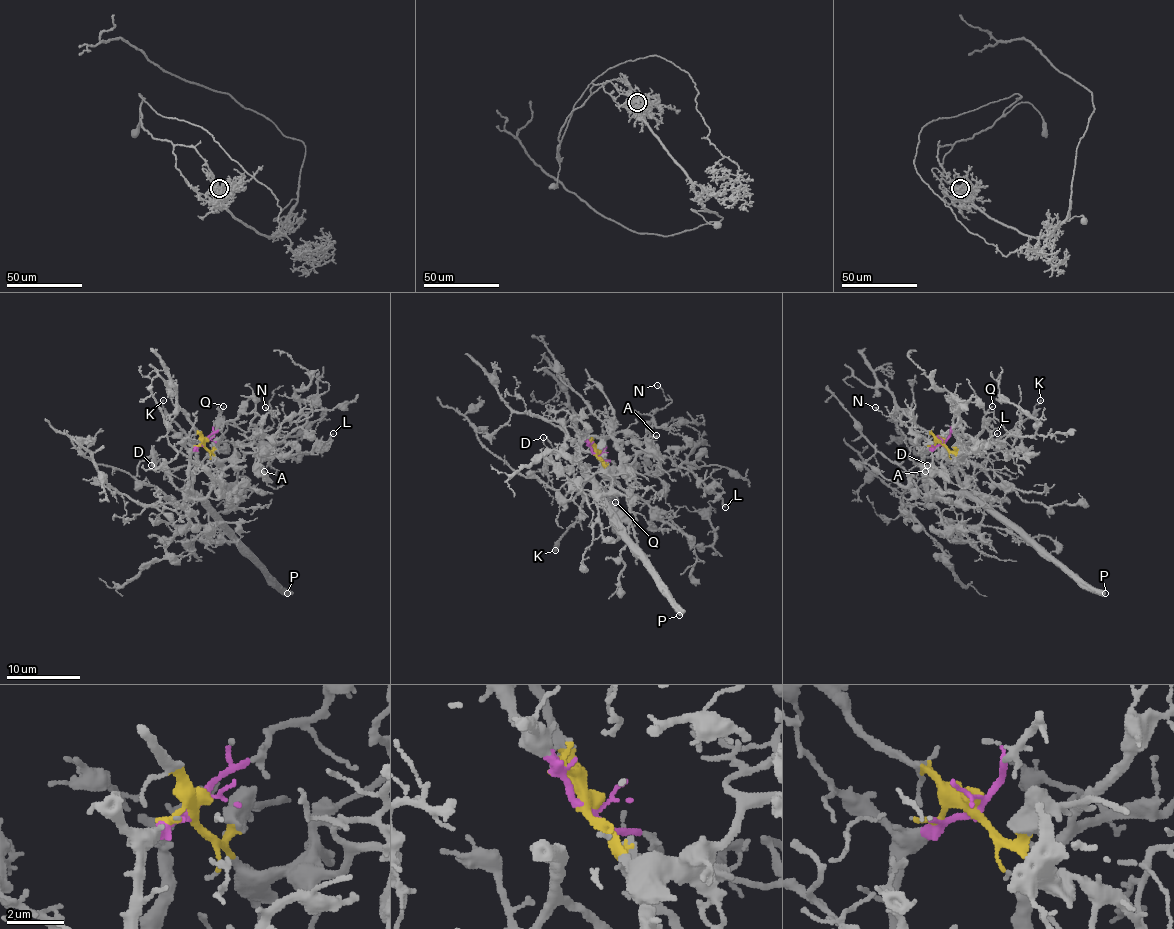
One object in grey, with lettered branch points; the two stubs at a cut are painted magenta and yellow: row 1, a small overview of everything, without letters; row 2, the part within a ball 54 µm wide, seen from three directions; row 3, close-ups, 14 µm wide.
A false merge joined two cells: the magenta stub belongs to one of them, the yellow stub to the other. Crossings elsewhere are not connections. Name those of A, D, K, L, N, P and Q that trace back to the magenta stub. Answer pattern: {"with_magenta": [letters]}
{"with_magenta": ["D", "K", "P", "Q"]}

